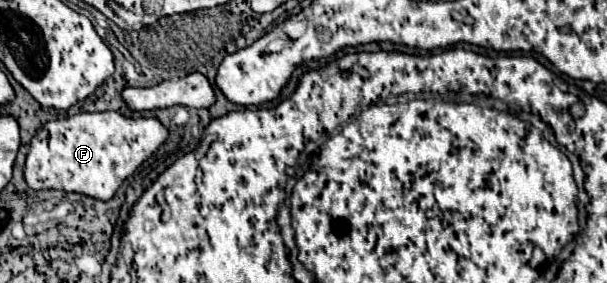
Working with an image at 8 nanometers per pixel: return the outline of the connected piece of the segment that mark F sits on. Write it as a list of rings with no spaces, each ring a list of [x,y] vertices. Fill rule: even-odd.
[[[115,111],[81,112],[47,122],[29,144],[25,182],[33,190],[67,190],[107,202],[167,138],[169,130],[159,120],[128,118]]]

